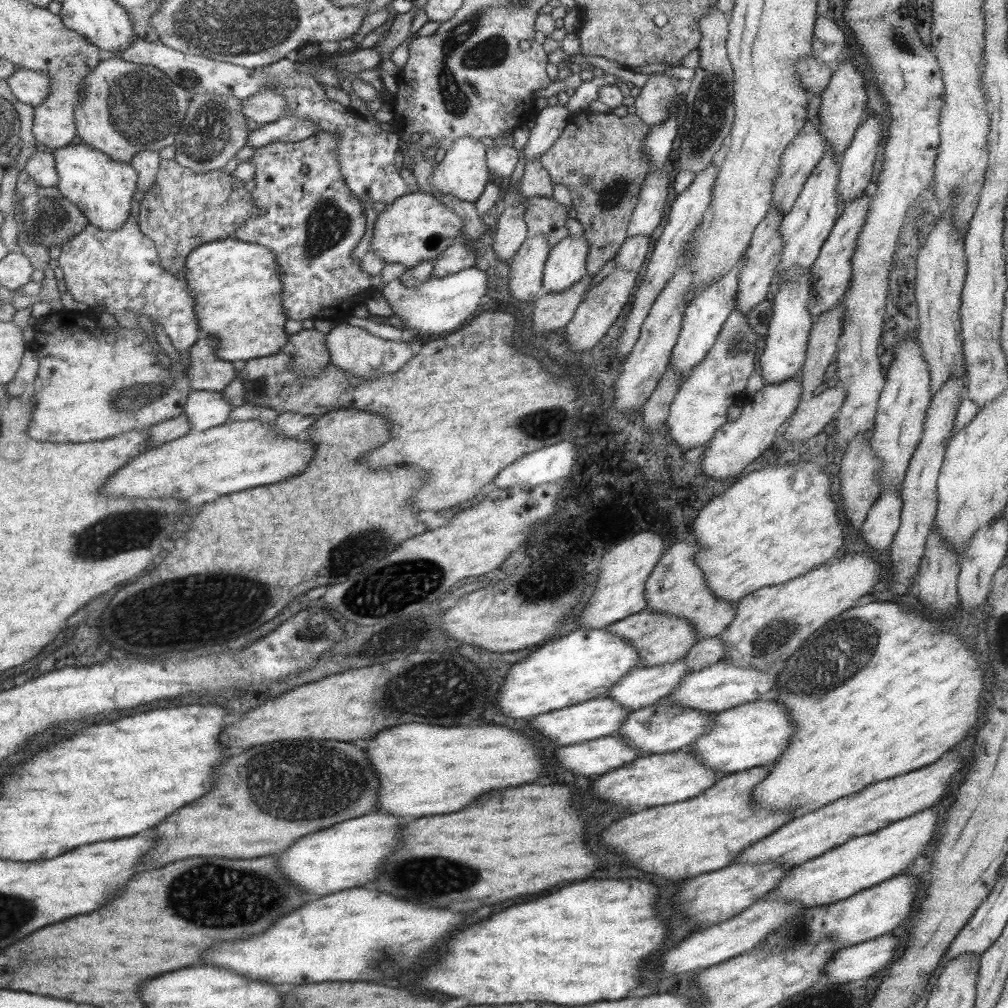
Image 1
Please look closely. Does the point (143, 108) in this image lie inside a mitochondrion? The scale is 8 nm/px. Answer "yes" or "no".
yes

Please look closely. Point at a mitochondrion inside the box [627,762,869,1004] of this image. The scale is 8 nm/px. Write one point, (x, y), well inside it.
(799, 933)

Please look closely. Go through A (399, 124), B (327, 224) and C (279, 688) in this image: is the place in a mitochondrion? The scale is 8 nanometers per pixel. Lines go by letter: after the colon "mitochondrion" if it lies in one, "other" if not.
A: other
B: mitochondrion
C: other

